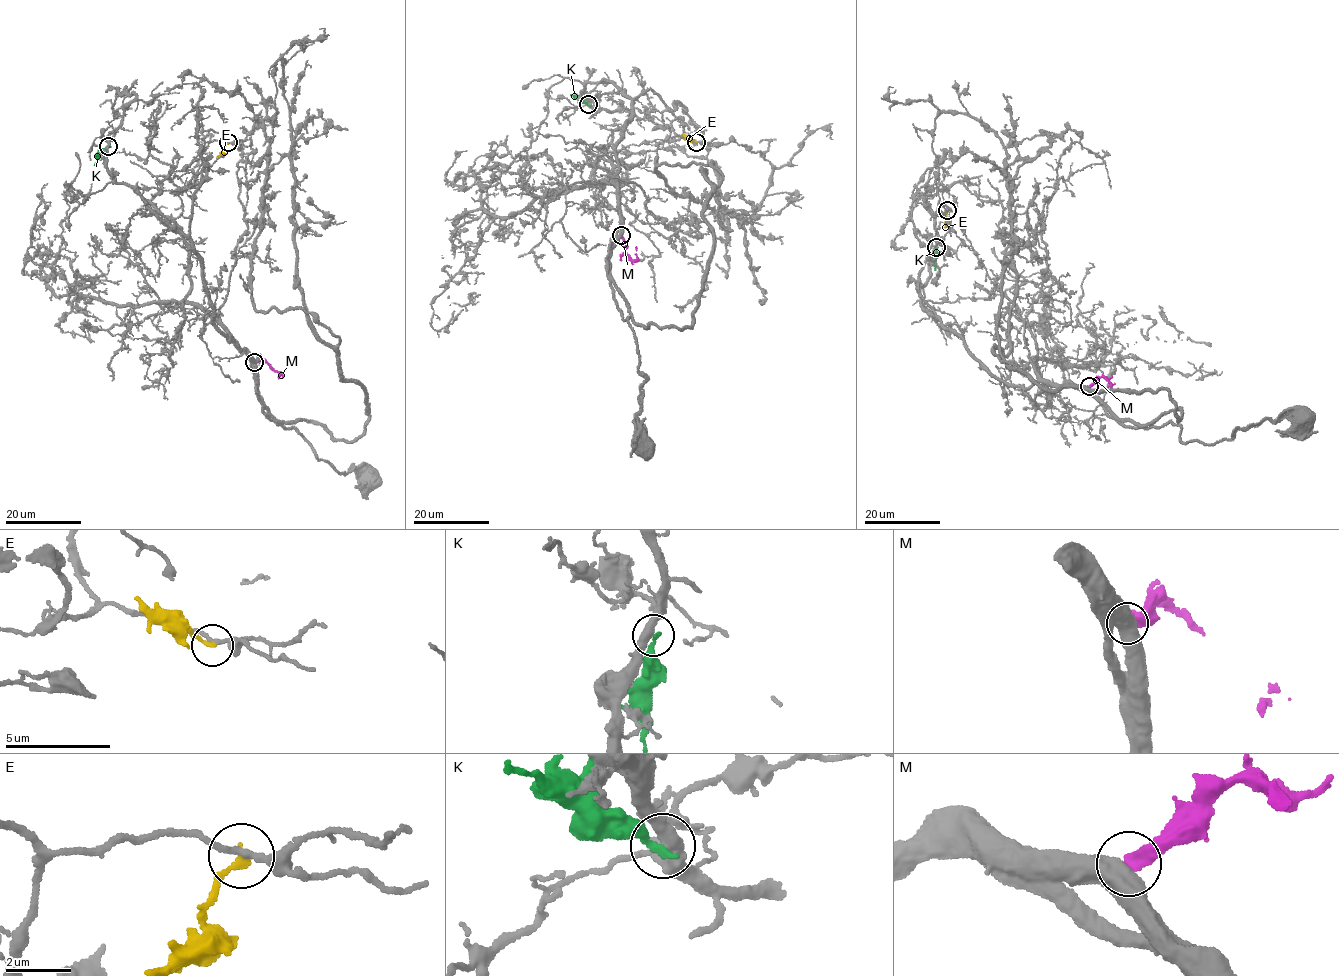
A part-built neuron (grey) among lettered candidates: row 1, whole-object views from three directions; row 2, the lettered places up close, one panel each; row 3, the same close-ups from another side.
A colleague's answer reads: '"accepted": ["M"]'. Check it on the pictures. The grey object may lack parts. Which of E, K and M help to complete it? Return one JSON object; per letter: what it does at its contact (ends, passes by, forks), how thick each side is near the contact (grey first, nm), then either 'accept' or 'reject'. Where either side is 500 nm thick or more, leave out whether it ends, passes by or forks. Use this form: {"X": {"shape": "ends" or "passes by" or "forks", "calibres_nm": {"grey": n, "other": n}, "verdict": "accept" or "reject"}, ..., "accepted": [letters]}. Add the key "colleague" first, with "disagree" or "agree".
{"colleague": "disagree", "E": {"shape": "ends", "calibres_nm": {"grey": 190, "other": 220}, "verdict": "reject"}, "K": {"shape": "ends", "calibres_nm": {"grey": 440, "other": 240}, "verdict": "reject"}, "M": {"calibres_nm": {"grey": 550, "other": 400}, "verdict": "reject"}, "accepted": []}

